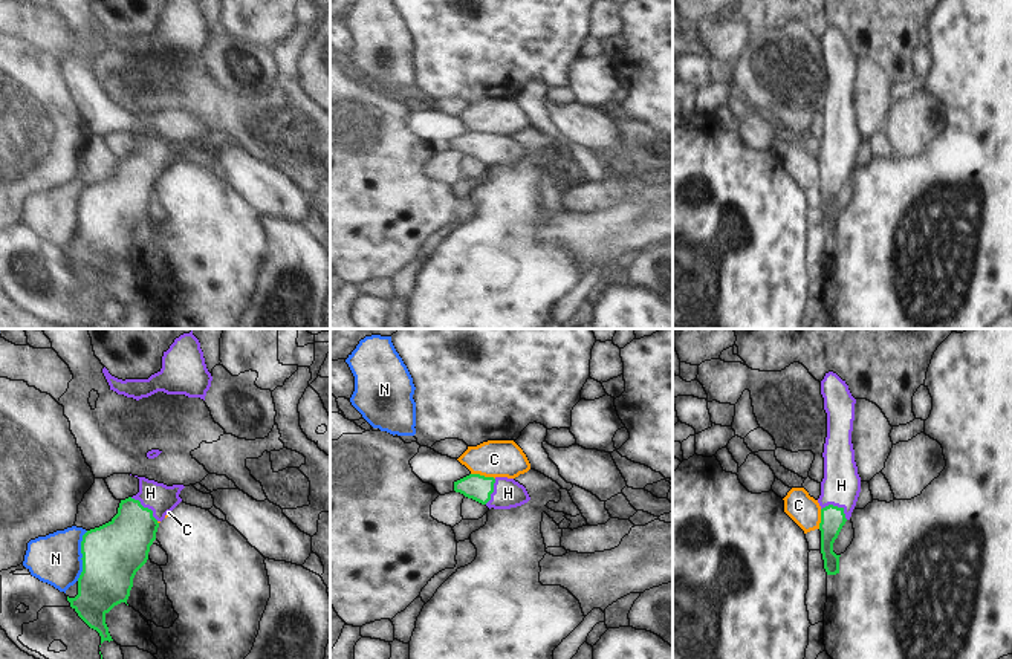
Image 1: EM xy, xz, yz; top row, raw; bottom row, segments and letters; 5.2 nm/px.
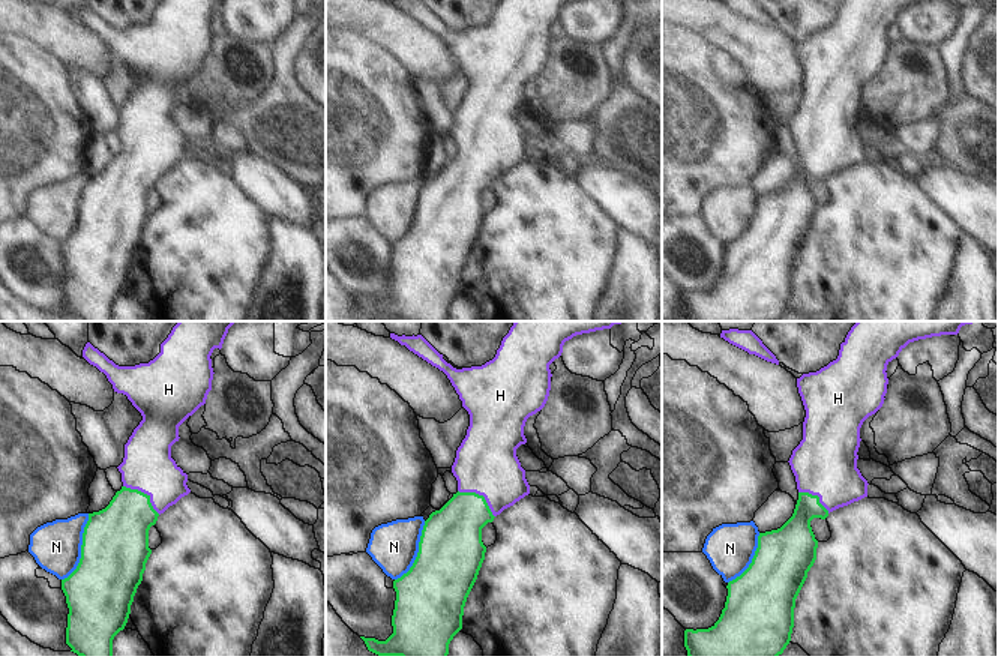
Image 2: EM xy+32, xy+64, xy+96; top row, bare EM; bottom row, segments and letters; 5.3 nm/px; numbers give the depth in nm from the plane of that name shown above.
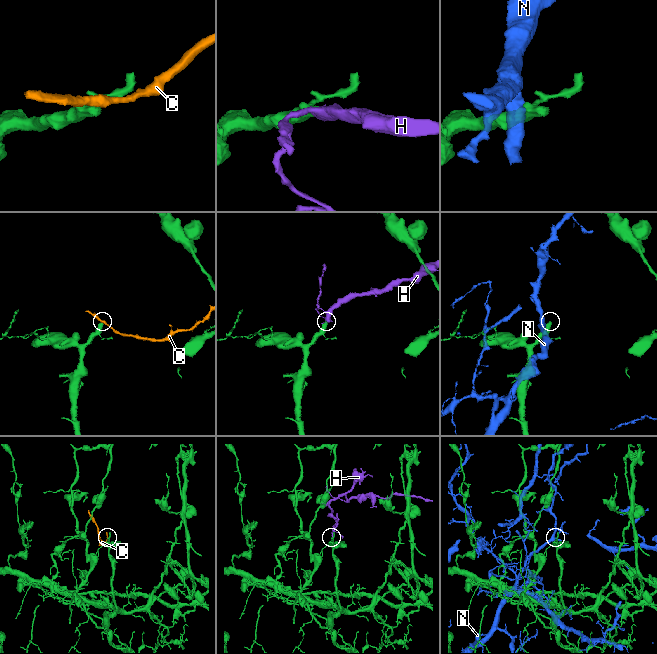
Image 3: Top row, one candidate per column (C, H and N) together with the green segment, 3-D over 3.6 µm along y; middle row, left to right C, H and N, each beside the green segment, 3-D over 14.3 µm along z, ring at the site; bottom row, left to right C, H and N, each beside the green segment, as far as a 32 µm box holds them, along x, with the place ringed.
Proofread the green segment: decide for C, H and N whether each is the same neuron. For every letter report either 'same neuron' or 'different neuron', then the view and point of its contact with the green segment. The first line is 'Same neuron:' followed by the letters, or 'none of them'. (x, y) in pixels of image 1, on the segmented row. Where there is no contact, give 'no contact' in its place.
Same neuron: H
C: different neuron | xz (483, 476)
H: same neuron | yz (836, 506)
N: different neuron | xy (83, 555)

